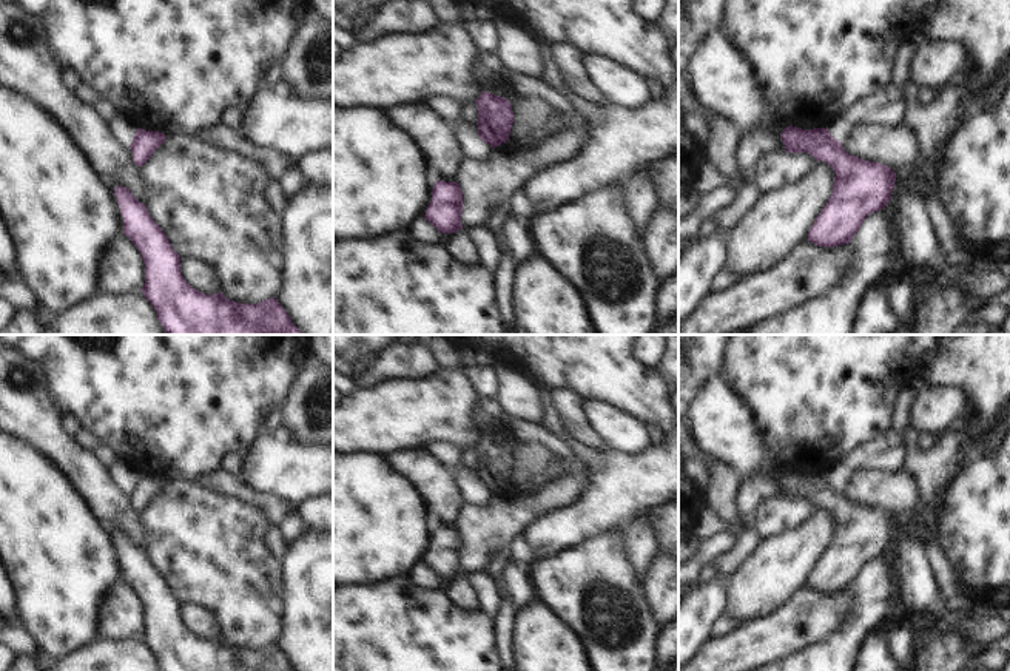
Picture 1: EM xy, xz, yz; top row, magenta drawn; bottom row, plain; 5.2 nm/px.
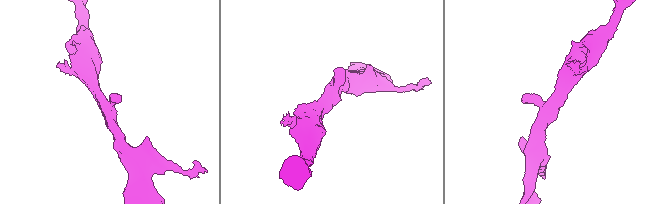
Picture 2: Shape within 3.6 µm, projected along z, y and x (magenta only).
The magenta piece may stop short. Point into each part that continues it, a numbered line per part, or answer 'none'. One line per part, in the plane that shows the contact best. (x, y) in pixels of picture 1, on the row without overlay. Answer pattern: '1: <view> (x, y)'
none

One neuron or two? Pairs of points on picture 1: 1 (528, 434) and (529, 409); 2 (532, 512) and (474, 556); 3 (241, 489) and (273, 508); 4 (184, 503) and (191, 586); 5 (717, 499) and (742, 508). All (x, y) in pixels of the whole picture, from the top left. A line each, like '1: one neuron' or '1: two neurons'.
1: two neurons
2: one neuron
3: one neuron
4: one neuron
5: two neurons

